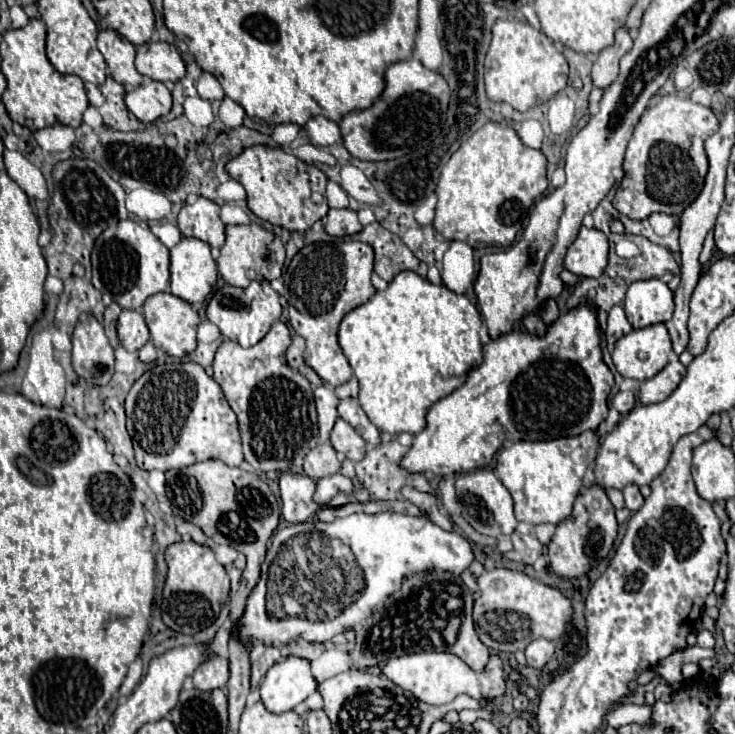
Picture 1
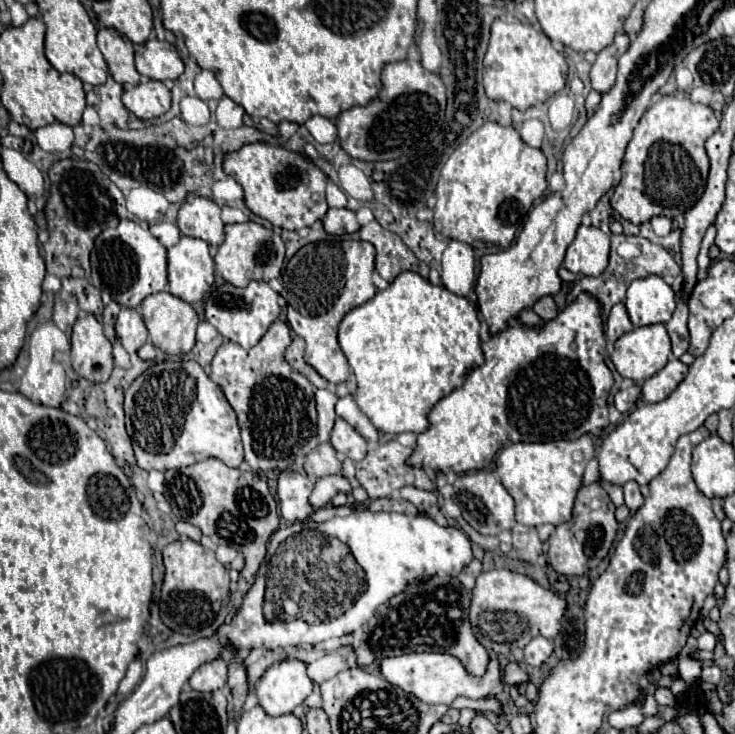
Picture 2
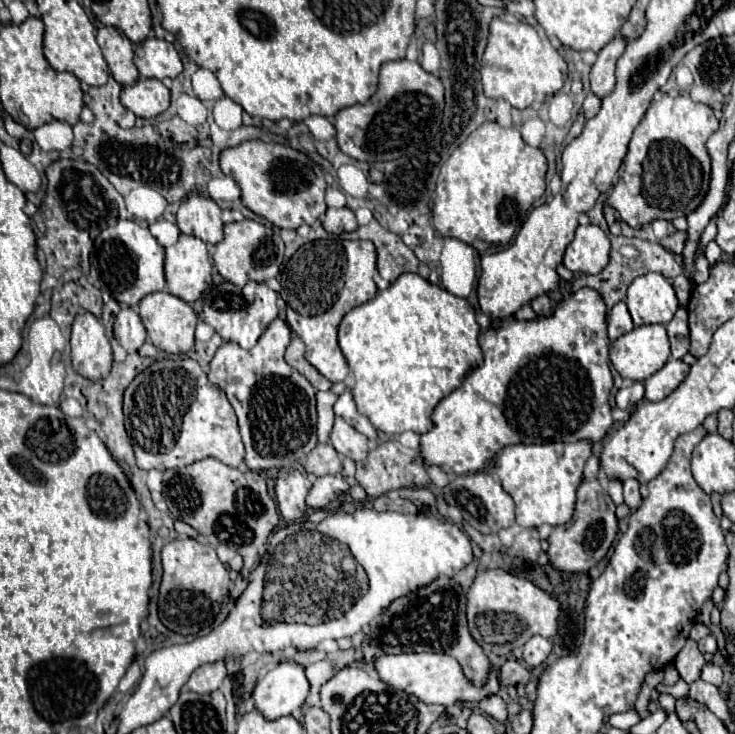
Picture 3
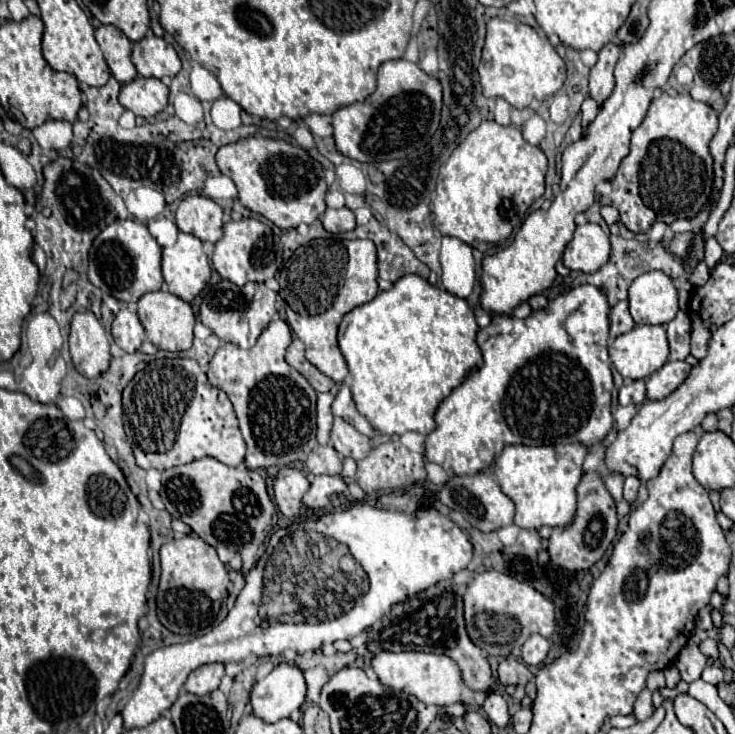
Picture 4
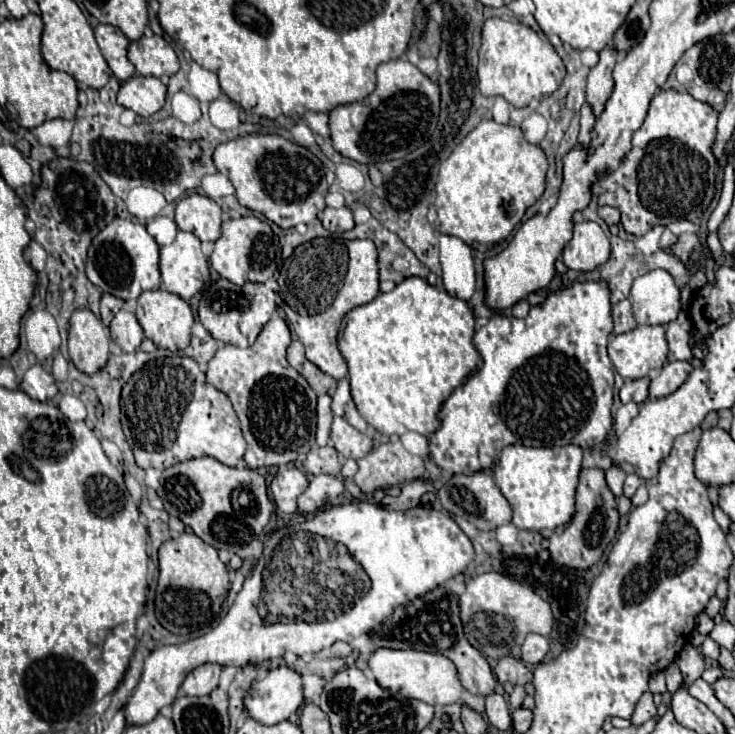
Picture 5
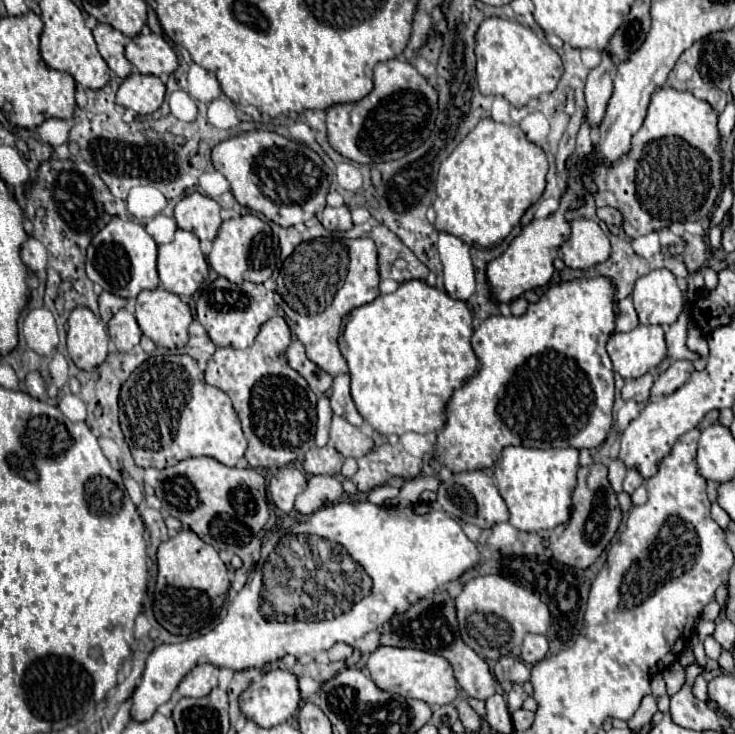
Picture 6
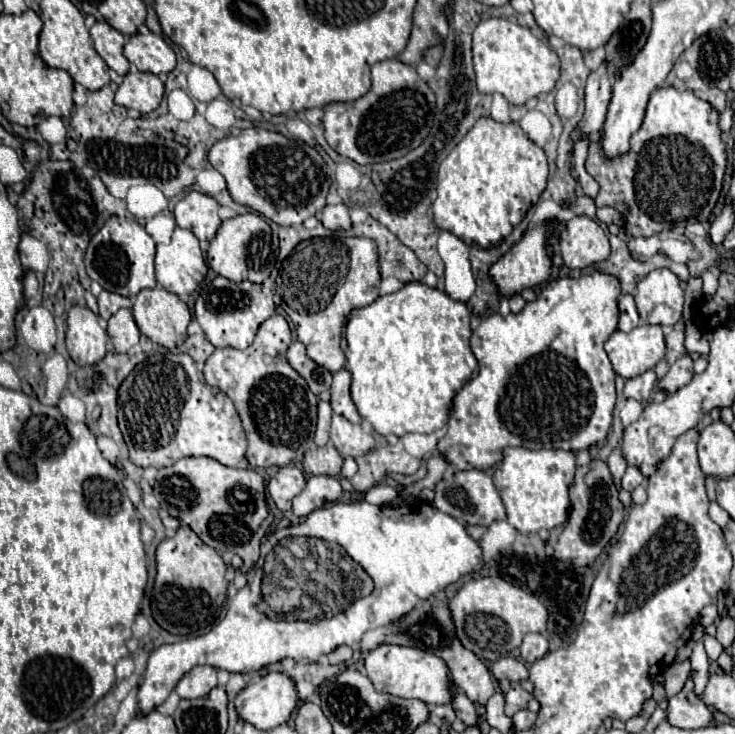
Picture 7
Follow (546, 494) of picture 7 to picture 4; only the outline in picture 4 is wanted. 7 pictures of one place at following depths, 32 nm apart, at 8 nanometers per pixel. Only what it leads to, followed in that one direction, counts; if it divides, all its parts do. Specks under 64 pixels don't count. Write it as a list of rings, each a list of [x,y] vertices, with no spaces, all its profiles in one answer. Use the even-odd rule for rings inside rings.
[[[582,444],[560,446],[558,450],[552,446],[506,446],[498,460],[494,462],[494,476],[502,488],[502,492],[514,502],[516,516],[514,524],[520,528],[540,530],[542,526],[564,526],[572,520],[576,512],[576,486],[582,476],[582,462],[586,458],[586,448]]]

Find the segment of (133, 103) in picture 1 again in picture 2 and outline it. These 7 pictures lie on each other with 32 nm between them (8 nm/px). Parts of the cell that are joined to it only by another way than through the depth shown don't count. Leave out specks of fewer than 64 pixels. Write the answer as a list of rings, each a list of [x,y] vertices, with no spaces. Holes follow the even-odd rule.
[[[140,80],[136,86],[126,88],[122,104],[140,120],[152,120],[168,112],[170,90],[160,80]]]

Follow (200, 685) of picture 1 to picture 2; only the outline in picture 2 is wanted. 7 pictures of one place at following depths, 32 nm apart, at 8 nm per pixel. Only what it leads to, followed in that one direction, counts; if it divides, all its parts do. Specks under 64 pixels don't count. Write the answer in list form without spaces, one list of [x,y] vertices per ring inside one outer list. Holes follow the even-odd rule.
[[[220,658],[220,660],[208,662],[208,664],[202,664],[200,668],[196,668],[196,672],[190,676],[188,684],[196,692],[214,692],[226,684],[226,678],[228,678],[228,666]]]

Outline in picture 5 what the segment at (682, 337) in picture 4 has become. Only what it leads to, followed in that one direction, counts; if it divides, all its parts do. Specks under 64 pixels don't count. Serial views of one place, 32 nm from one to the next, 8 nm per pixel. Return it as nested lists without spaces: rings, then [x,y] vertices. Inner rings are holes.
[[[680,312],[678,318],[668,324],[666,340],[668,343],[668,360],[688,360],[693,358],[690,346],[688,346],[688,332],[690,330],[690,316],[686,312]]]

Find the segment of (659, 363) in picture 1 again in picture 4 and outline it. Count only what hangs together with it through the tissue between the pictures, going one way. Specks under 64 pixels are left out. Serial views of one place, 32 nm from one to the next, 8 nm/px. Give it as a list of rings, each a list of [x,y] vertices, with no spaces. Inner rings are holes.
[[[636,326],[632,332],[614,338],[608,346],[608,352],[614,368],[622,374],[622,378],[632,378],[632,380],[648,378],[652,372],[660,370],[668,360],[666,330],[664,326]]]

